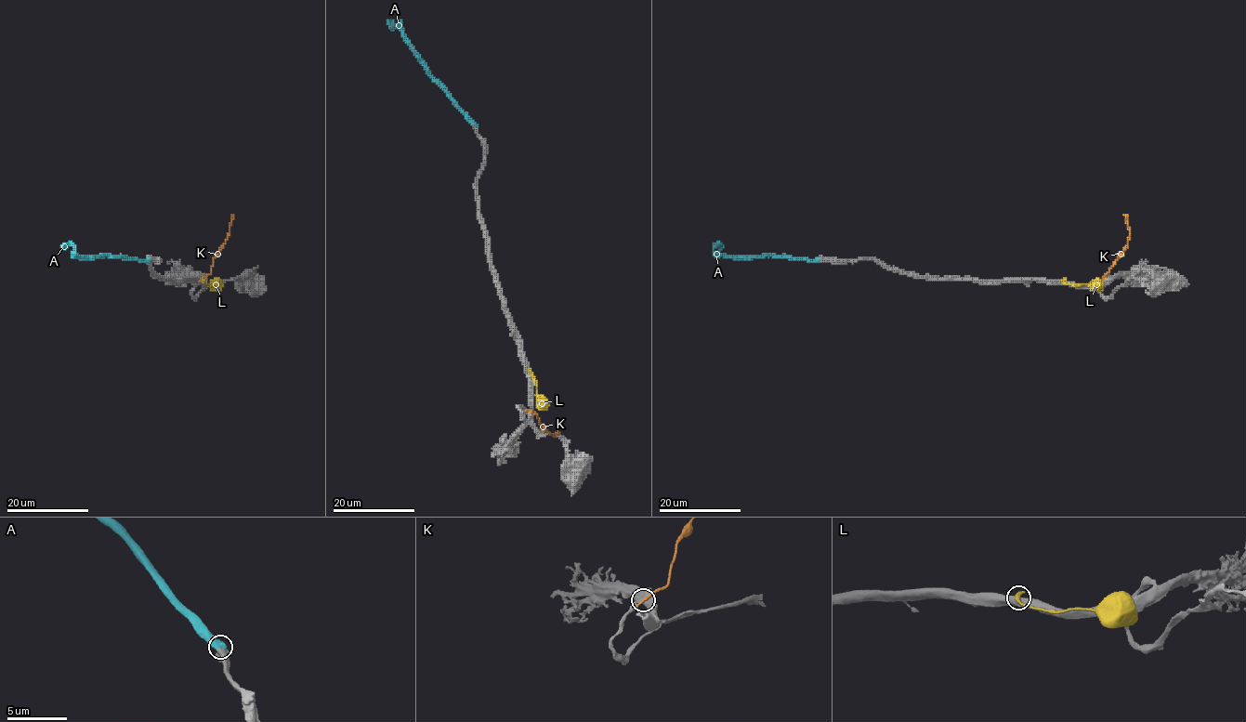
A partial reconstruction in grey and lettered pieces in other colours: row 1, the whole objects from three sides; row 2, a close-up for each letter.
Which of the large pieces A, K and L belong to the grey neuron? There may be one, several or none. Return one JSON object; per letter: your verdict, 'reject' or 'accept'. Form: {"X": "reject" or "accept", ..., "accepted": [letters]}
{"A": "accept", "K": "reject", "L": "reject", "accepted": ["A"]}

